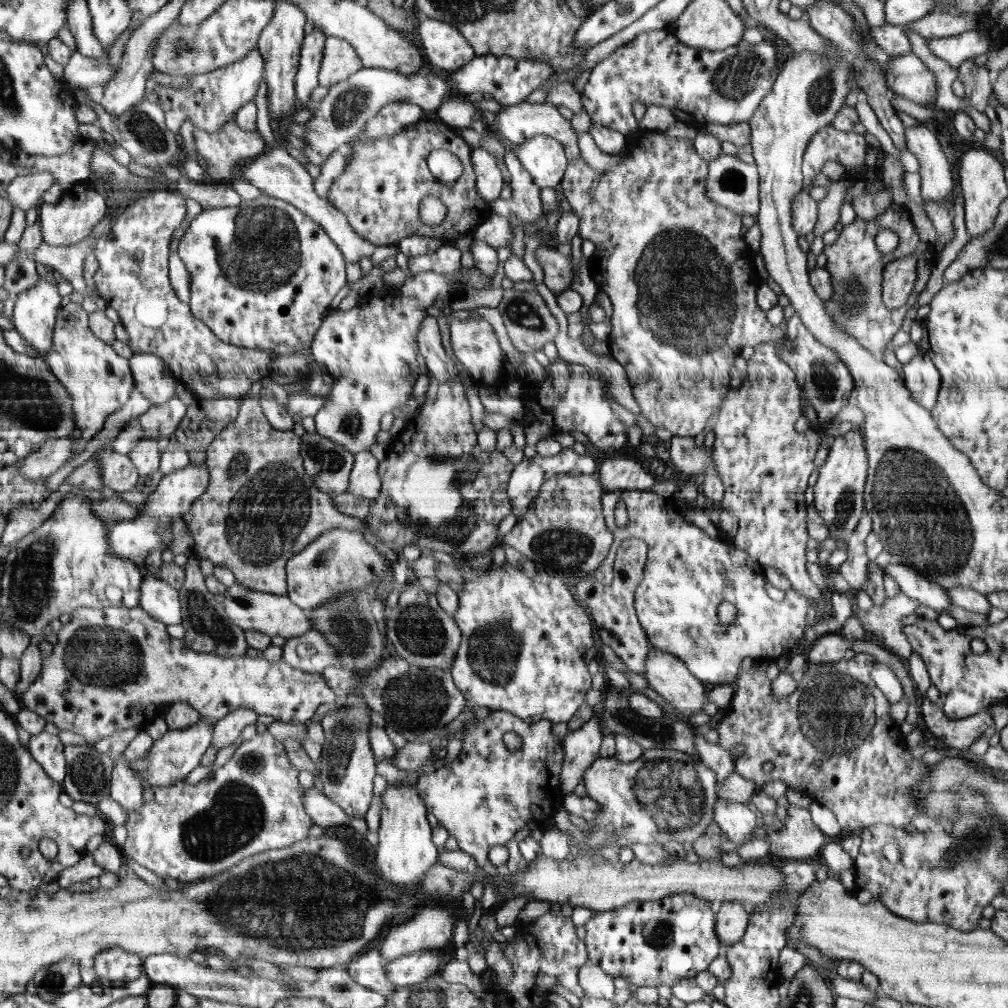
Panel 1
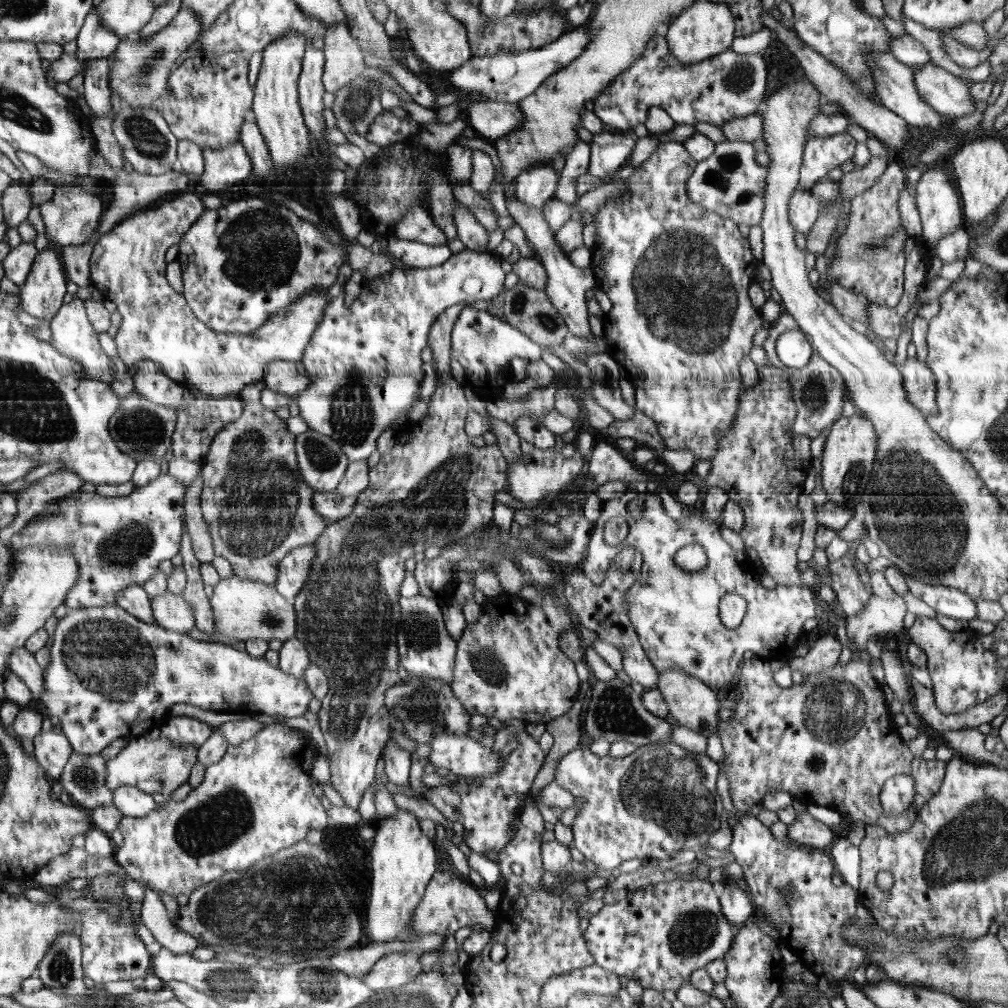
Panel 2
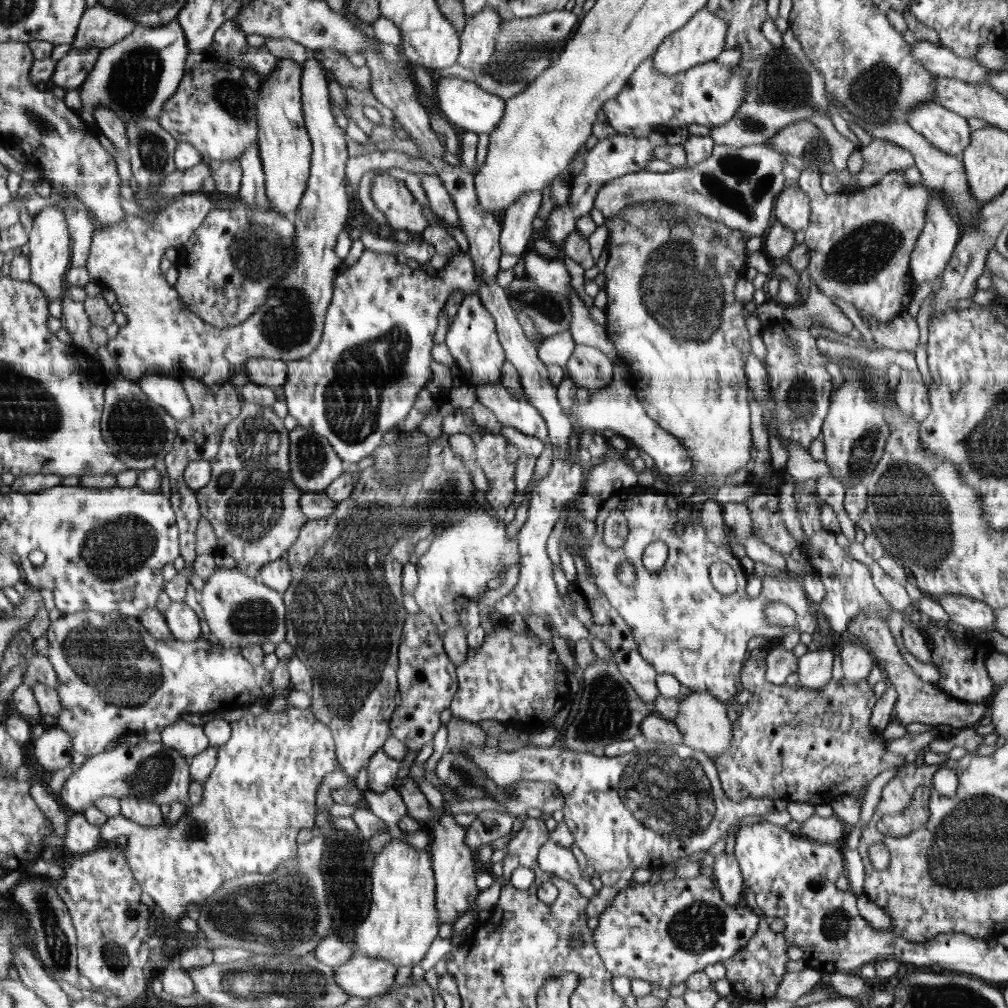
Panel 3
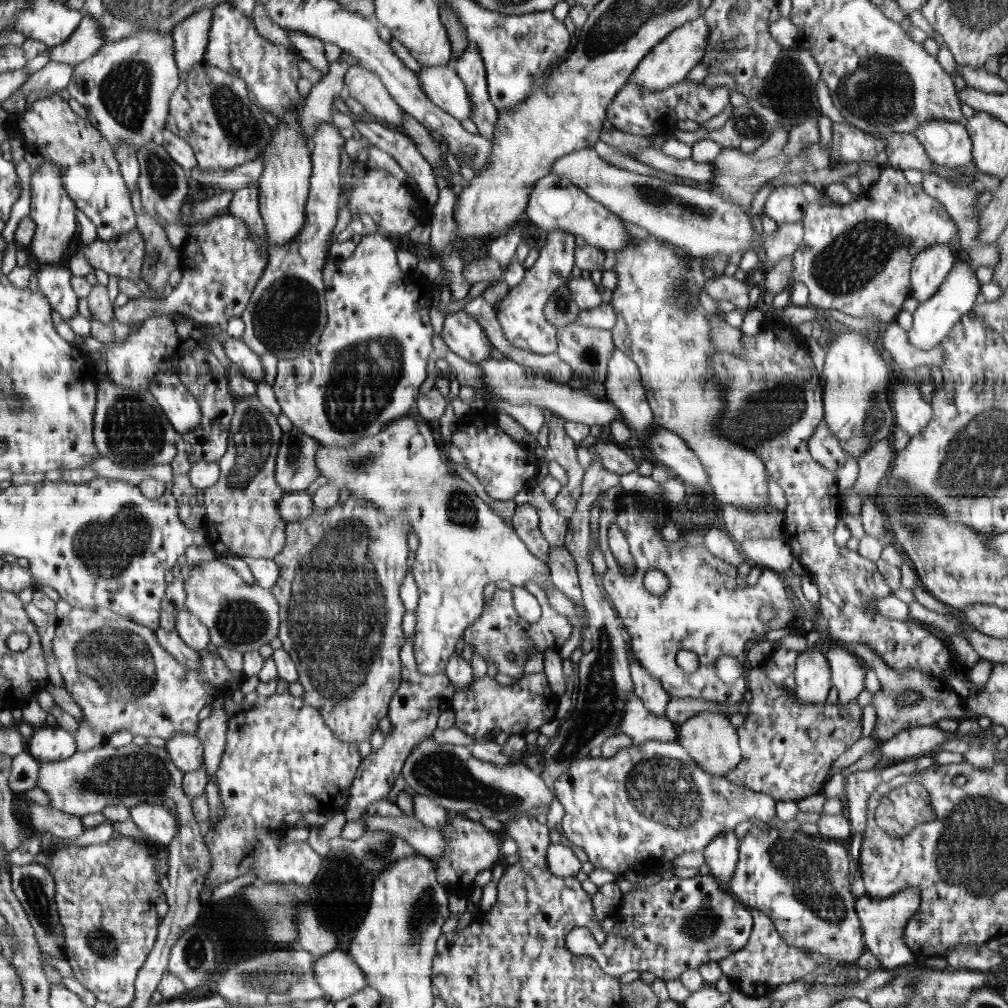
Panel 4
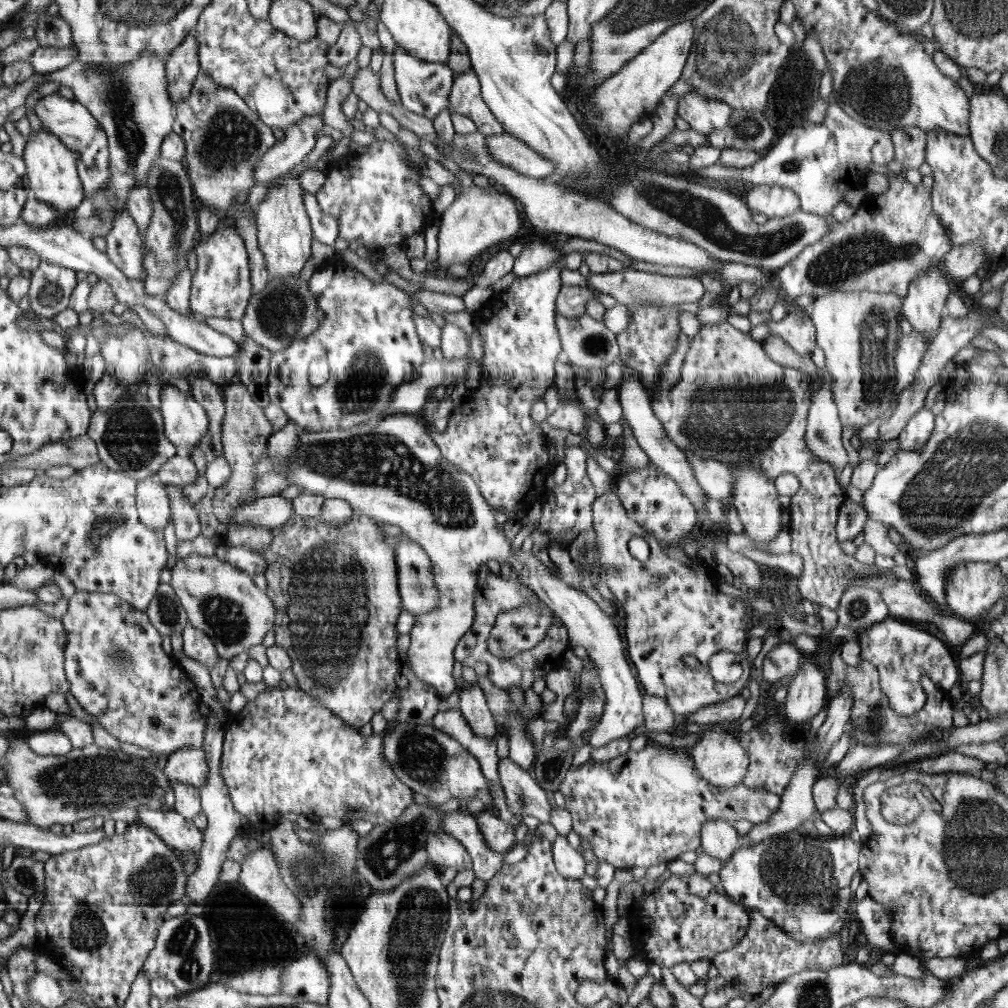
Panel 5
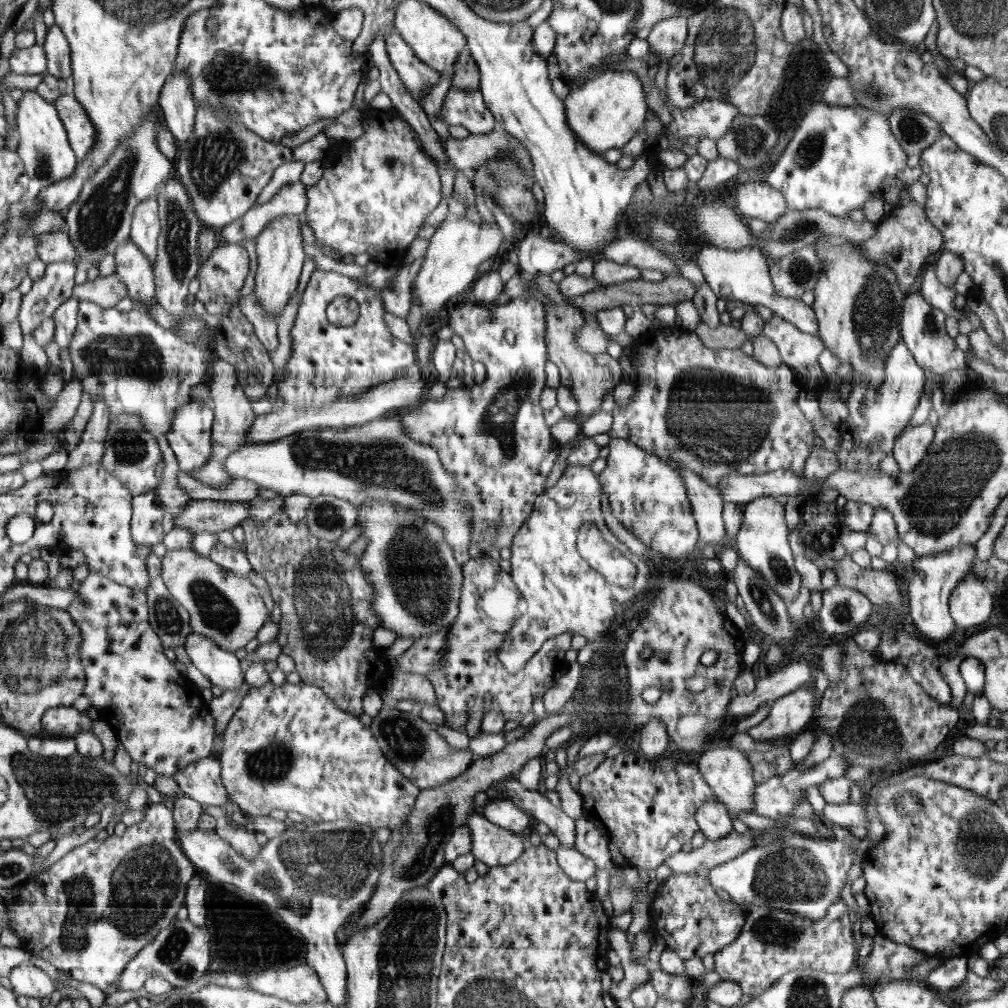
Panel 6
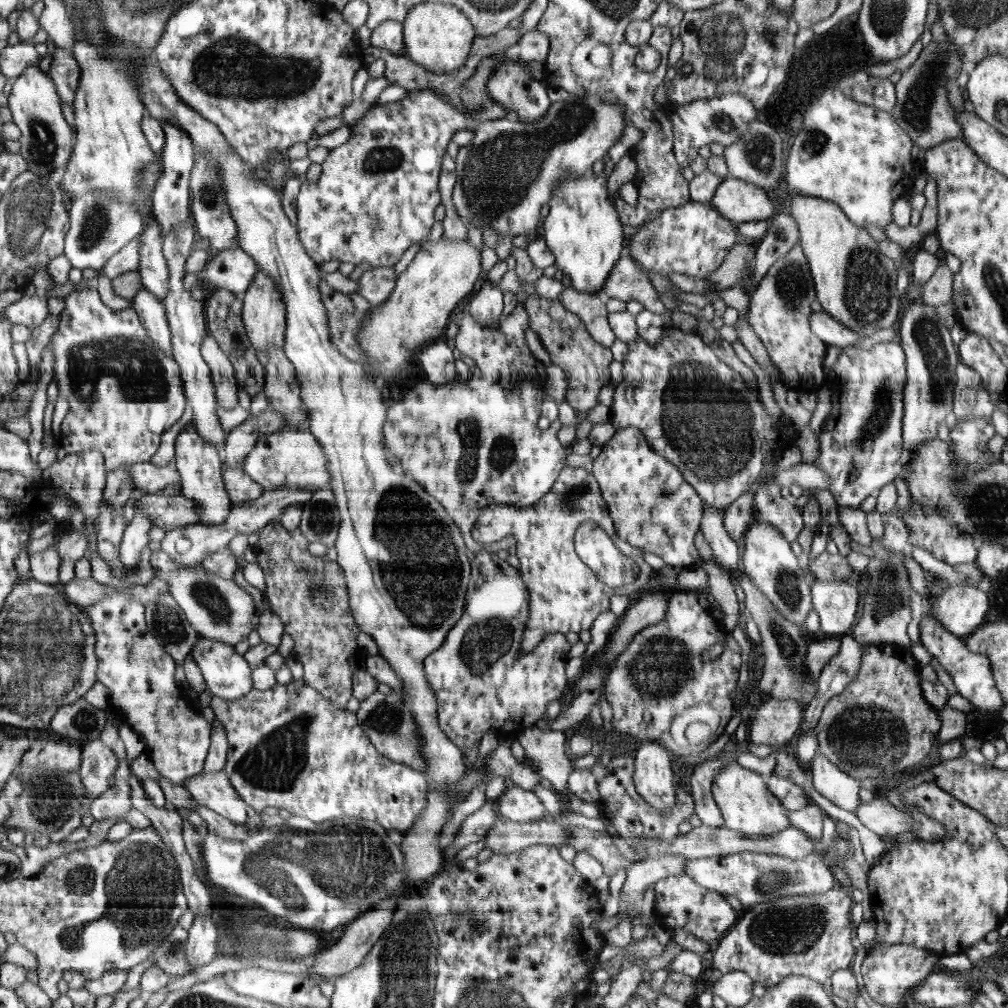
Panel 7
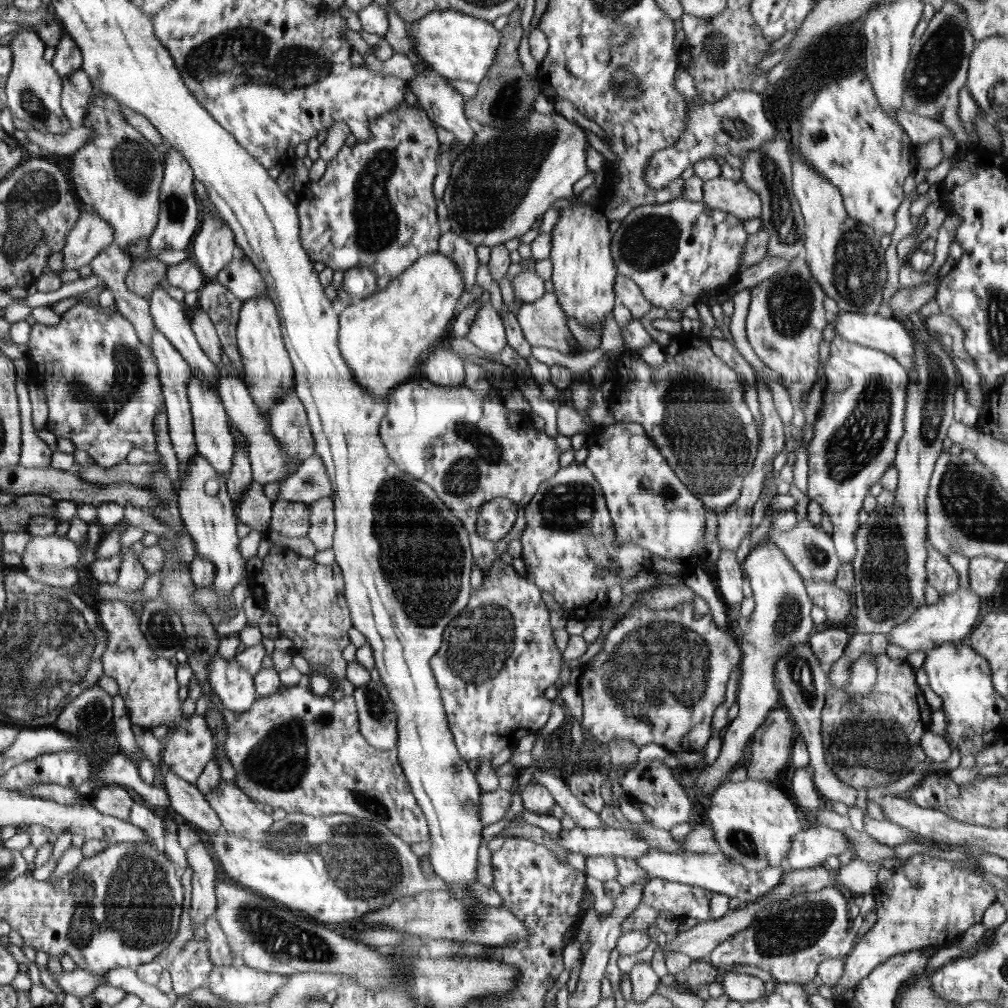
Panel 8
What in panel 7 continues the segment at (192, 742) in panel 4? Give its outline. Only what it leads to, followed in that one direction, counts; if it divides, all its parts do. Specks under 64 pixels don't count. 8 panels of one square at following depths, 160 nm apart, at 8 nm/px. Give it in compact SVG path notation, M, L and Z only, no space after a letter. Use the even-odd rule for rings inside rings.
M224 769L220 772L202 772L190 777L182 788L187 790L194 801L250 831L257 831L263 822L262 813L244 802L239 792L232 787Z

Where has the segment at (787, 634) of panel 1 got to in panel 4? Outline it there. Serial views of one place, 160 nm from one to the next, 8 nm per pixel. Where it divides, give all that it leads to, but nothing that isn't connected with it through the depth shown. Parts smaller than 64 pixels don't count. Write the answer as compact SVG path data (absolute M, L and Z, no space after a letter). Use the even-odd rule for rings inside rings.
M636 507L636 512L623 512L622 510L601 510L600 514L600 528L599 528L599 542L602 554L606 556L606 562L612 564L608 566L608 570L600 579L601 589L605 595L611 600L613 607L618 614L618 618L623 625L624 631L630 638L632 644L632 653L642 665L656 680L661 682L664 690L670 697L676 698L702 698L707 701L714 701L715 703L727 704L732 707L738 707L738 700L742 700L744 692L746 692L746 680L743 674L738 677L734 684L726 684L723 680L718 678L714 664L720 656L734 656L741 665L746 654L746 642L748 640L756 640L758 636L762 636L764 632L771 630L780 630L780 628L790 628L795 624L798 618L797 608L798 602L792 604L792 600L786 594L785 583L780 580L780 572L772 572L771 569L766 570L762 568L762 578L764 578L764 590L754 590L754 592L738 592L738 584L736 584L736 568L732 564L724 562L722 559L716 558L712 552L708 550L706 542L702 542L702 536L698 534L686 534L682 540L688 542L688 548L684 548L684 542L668 542L665 544L660 540L661 536L656 534L654 530L654 522L648 522L642 518L640 514L640 507ZM615 521L620 526L620 529L630 545L630 553L636 565L636 572L632 578L624 578L620 572L620 566L616 564L616 558L612 556L608 543L609 526ZM652 570L660 570L668 576L668 591L662 597L656 597L648 592L644 587L644 576ZM765 604L773 606L775 610L775 617L769 622L765 623L760 618L760 608ZM680 651L694 652L698 654L700 660L700 668L688 674L682 672L682 668L676 664L676 652Z

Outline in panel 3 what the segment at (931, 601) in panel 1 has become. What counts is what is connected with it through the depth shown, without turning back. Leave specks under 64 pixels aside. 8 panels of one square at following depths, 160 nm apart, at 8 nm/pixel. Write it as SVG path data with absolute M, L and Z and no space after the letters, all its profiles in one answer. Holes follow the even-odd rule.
M952 594L933 599L949 614L952 621L965 626L973 633L990 626L995 629L995 609L985 602Z

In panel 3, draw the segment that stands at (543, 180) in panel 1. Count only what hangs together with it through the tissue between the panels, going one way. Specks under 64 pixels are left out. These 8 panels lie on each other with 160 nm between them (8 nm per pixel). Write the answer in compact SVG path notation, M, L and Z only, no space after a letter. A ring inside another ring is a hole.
M542 191L526 193L510 205L501 217L499 245L503 254L523 256L532 236L532 222L542 206Z

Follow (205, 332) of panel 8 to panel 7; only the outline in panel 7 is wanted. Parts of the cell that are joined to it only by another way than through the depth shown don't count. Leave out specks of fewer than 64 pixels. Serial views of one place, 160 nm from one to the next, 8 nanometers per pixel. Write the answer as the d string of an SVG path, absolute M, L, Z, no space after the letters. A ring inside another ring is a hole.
M210 332L203 338L201 355L211 370L217 403L228 410L234 408L238 404L235 370L230 359Z

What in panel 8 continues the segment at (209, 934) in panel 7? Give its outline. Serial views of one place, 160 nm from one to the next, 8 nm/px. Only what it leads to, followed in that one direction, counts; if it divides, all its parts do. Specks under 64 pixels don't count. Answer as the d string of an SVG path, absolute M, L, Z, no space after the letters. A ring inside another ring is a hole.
M192 938L169 966L173 987L172 998L188 997L188 994L208 984L208 976L213 968L207 943Z

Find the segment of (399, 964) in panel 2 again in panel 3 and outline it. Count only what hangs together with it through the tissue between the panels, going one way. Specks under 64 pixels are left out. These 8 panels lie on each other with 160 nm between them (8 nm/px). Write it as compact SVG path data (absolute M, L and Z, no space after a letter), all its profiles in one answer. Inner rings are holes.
M357 951L344 964L333 967L336 985L350 997L356 996L362 999L386 994L388 988L392 987L395 982L396 971L397 968L391 962L370 958L368 955Z

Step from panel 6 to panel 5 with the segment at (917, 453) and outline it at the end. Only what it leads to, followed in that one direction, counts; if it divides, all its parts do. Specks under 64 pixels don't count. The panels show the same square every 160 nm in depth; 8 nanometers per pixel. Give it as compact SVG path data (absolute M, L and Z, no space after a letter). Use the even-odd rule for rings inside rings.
M924 407L909 418L903 431L898 435L901 450L916 450L930 438L935 427L935 415Z

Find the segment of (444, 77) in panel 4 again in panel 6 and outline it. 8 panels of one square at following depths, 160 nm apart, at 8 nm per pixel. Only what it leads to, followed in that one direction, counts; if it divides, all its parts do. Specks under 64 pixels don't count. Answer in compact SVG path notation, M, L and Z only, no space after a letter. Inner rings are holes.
M390 29L386 36L386 51L392 67L400 76L400 82L406 86L410 96L420 106L420 100L428 96L428 88L436 86L443 74L434 71L432 67L416 58L412 48L394 29Z

